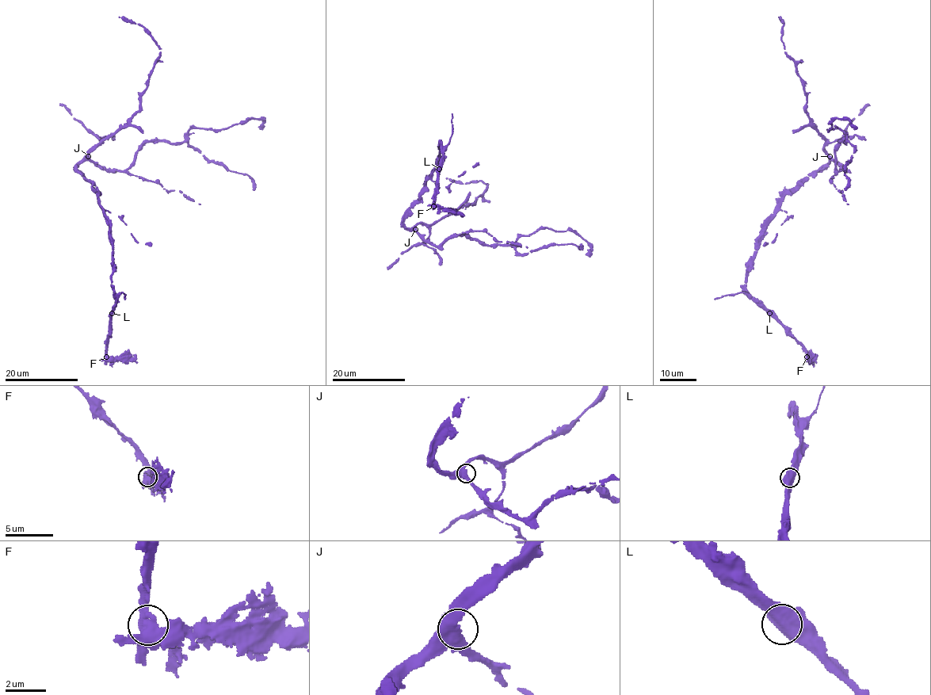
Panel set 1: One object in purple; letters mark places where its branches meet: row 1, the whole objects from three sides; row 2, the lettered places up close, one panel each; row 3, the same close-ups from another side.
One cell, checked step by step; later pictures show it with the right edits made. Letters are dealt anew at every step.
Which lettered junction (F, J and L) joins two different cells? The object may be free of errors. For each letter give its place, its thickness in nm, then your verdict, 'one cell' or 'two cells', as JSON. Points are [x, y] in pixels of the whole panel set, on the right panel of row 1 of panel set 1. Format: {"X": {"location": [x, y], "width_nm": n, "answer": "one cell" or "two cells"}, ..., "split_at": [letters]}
{"F": {"location": [806, 357], "width_nm": 480, "answer": "one cell"}, "J": {"location": [829, 156], "width_nm": 480, "answer": "one cell"}, "L": {"location": [769, 313], "width_nm": 500, "answer": "one cell"}, "split_at": []}

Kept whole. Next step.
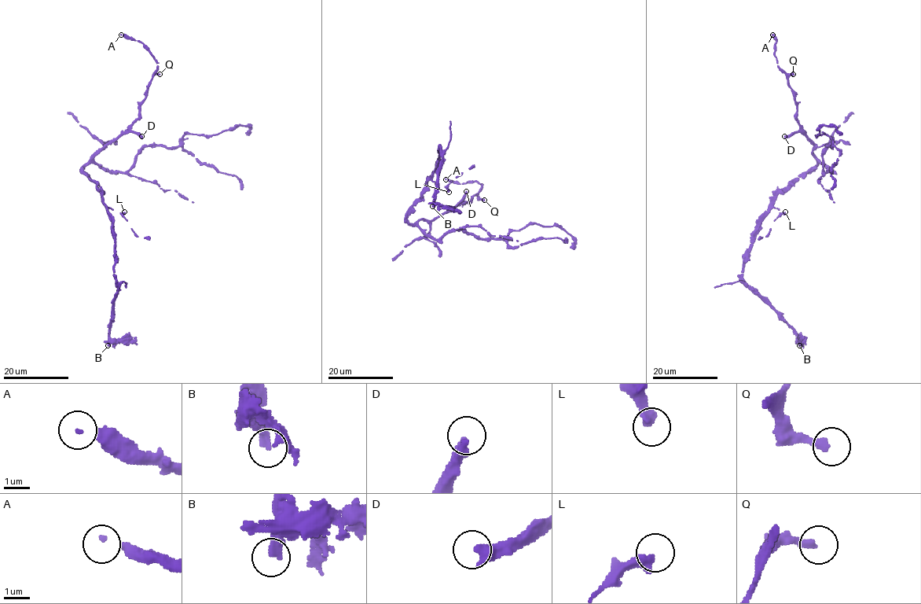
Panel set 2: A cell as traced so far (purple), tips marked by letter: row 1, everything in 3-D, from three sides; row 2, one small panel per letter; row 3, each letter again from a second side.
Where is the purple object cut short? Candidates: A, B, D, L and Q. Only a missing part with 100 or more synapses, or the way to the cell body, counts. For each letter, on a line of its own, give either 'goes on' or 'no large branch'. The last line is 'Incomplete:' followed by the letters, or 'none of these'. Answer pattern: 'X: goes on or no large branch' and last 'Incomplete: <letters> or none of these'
A: no large branch
B: goes on
D: no large branch
L: no large branch
Q: no large branch
Incomplete: B

